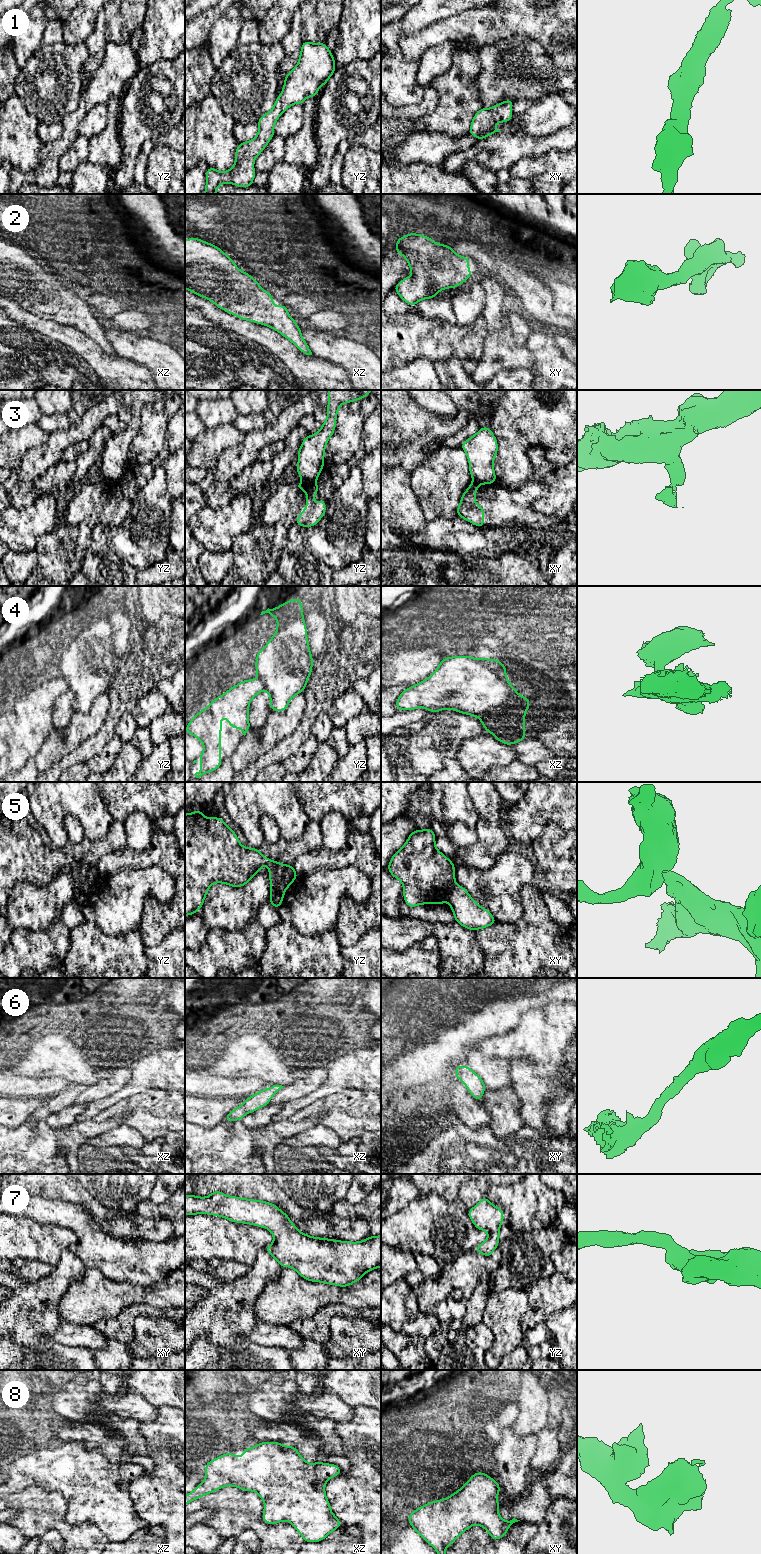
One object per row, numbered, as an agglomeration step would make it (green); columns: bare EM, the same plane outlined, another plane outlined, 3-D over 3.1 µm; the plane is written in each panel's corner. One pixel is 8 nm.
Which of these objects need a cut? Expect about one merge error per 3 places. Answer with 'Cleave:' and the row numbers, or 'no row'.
Cleave: 3, 4, 5

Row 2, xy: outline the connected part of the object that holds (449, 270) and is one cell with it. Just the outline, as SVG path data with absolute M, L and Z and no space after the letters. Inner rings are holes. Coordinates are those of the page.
M408 233L397 239L394 249L407 260L412 275L398 282L393 290L411 306L420 300L434 298L443 289L458 287L473 275L469 271L470 258L457 255L452 247L435 243L429 236Z

